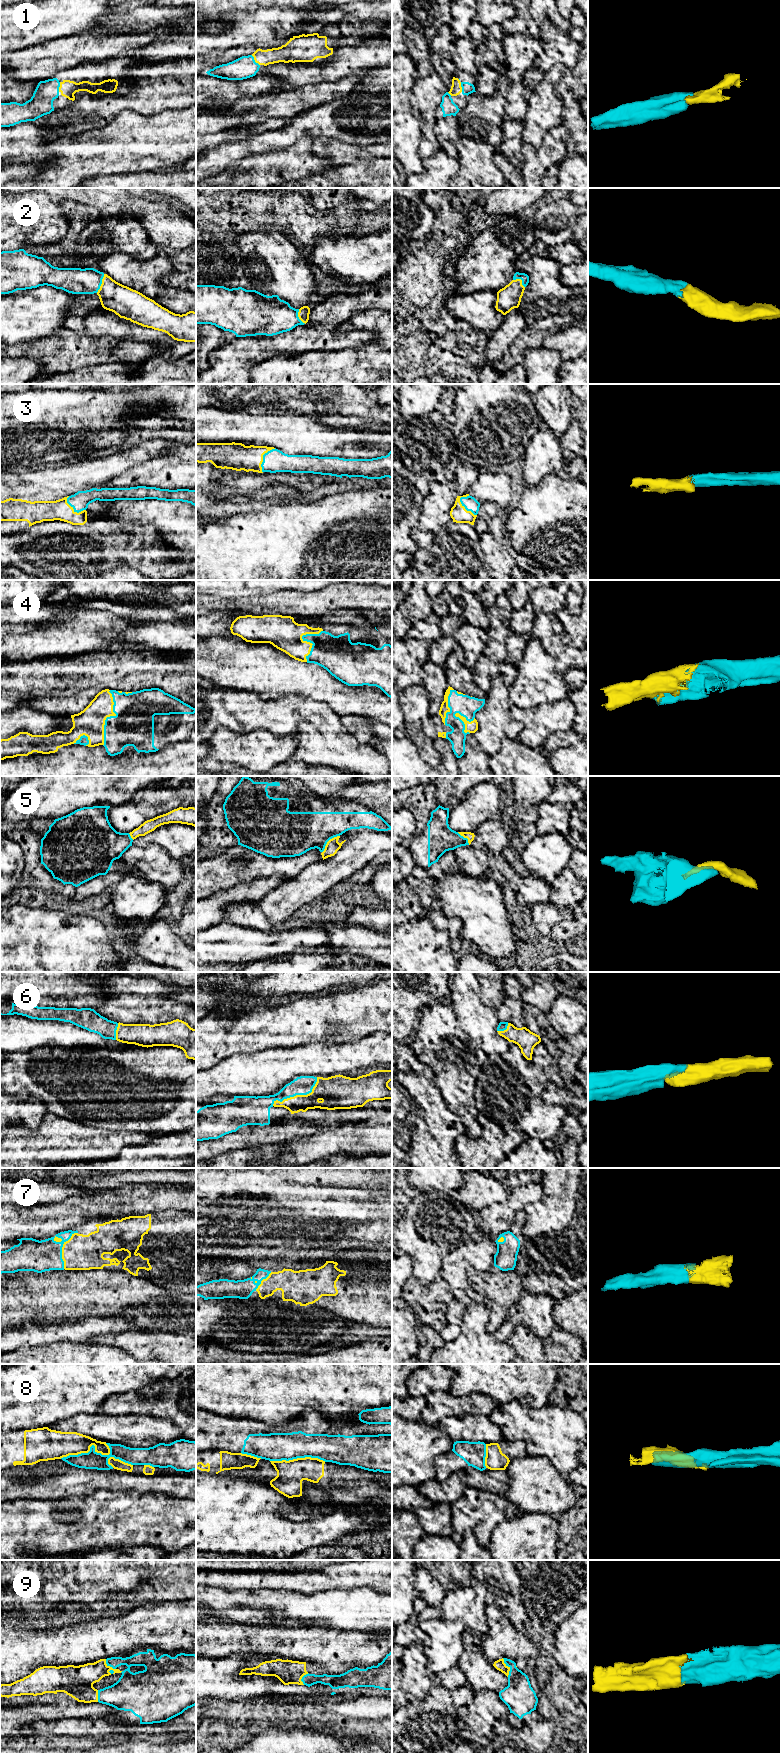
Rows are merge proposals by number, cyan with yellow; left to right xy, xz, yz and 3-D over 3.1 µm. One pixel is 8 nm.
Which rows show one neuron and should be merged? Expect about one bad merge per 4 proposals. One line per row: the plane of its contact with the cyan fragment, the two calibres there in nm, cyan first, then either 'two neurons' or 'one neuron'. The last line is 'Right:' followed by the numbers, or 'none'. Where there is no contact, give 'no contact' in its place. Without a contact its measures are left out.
1: meets cyan in xz; 180 nm thick on the cyan side, 130 nm on the other; one neuron
2: meets cyan in xy; 200 nm thick on the cyan side, 240 nm on the other; one neuron
3: meets cyan in yz; 110 nm thick on the cyan side, 140 nm on the other; one neuron
4: meets cyan in xy; 320 nm thick on the cyan side, 220 nm on the other; one neuron
5: meets cyan in xz; 340 nm thick on the cyan side, 110 nm on the other; one neuron
6: meets cyan in xz; 160 nm thick on the cyan side, 200 nm on the other; one neuron
7: meets cyan in xy; 260 nm thick on the cyan side, 280 nm on the other; one neuron
8: meets cyan in xy; 140 nm thick on the cyan side, 200 nm on the other; two neurons
9: meets cyan in xy; 260 nm thick on the cyan side, 200 nm on the other; one neuron
Right: 1, 2, 3, 4, 5, 6, 7, 9

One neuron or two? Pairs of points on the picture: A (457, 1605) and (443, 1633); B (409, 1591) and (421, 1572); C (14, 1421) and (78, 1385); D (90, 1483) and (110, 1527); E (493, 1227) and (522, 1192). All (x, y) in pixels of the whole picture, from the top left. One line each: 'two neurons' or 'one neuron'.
A: two neurons
B: two neurons
C: one neuron
D: two neurons
E: one neuron

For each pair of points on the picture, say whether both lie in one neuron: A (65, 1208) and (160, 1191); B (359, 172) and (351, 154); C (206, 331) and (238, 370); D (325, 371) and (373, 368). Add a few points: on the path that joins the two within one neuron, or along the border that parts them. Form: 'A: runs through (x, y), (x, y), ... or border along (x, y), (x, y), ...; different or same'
A: runs through (89, 1198), (98, 1196), (136, 1196); same
B: border along (377, 157), (334, 165); different
C: border along (230, 340), (209, 354), (208, 367); different
D: runs through (337, 371), (361, 371); same

